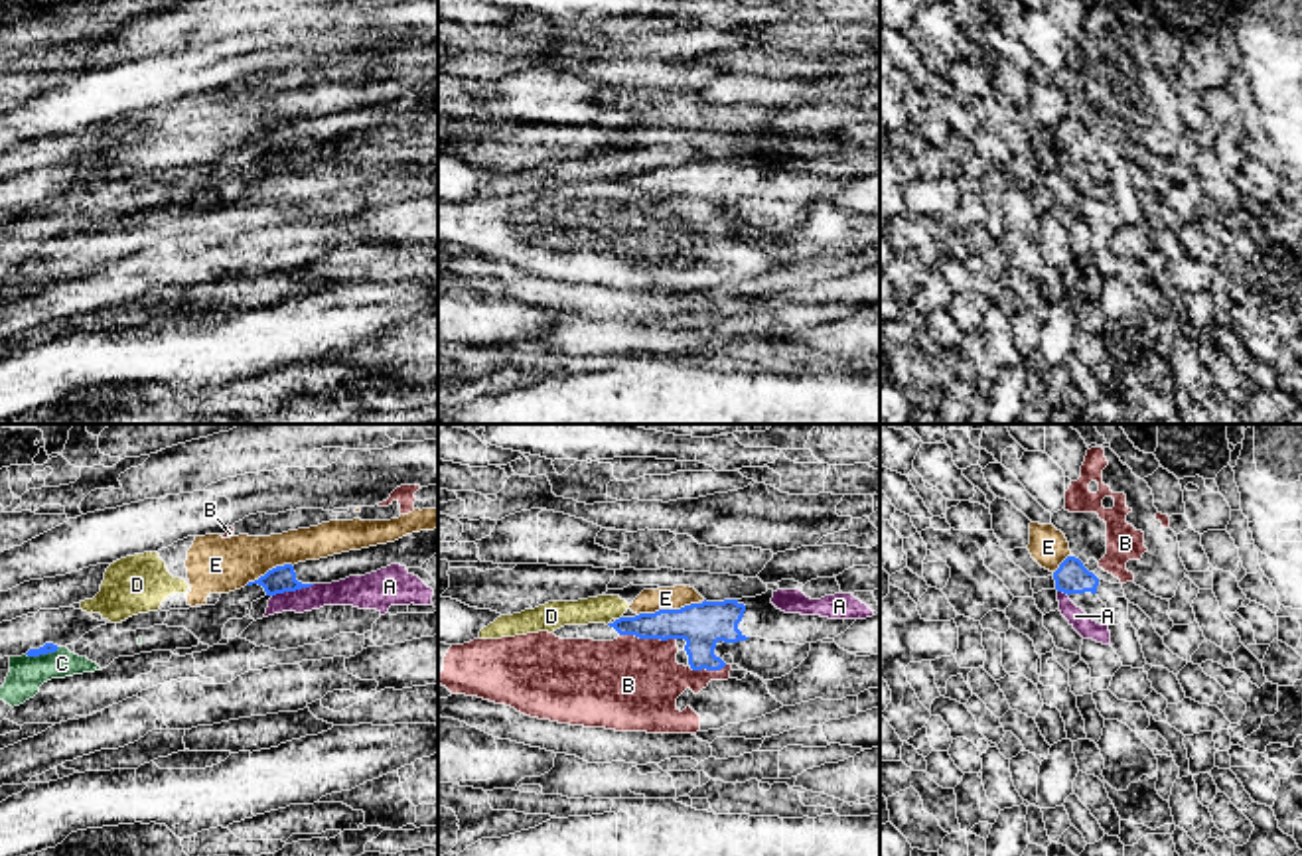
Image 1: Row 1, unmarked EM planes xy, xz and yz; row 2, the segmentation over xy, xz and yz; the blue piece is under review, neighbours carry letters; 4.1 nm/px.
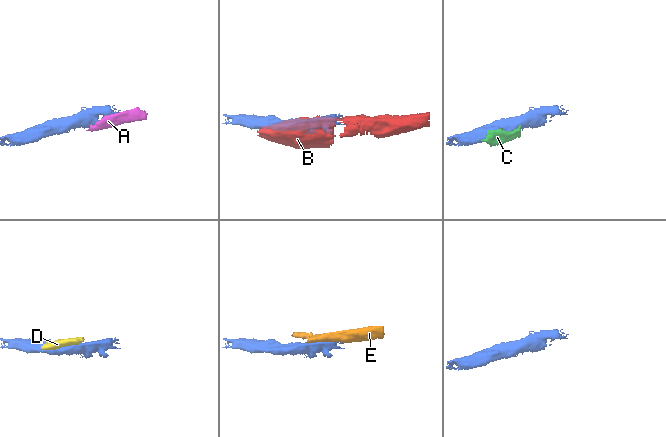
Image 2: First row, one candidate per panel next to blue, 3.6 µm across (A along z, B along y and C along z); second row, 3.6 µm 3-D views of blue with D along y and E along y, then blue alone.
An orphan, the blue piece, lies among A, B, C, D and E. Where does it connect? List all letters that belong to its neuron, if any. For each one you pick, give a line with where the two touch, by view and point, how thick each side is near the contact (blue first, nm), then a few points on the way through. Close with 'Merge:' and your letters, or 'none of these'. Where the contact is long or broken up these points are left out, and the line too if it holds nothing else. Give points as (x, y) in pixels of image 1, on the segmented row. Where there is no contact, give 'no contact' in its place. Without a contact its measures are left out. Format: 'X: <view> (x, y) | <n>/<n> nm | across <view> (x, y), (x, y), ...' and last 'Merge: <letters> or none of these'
Merge: none of these

